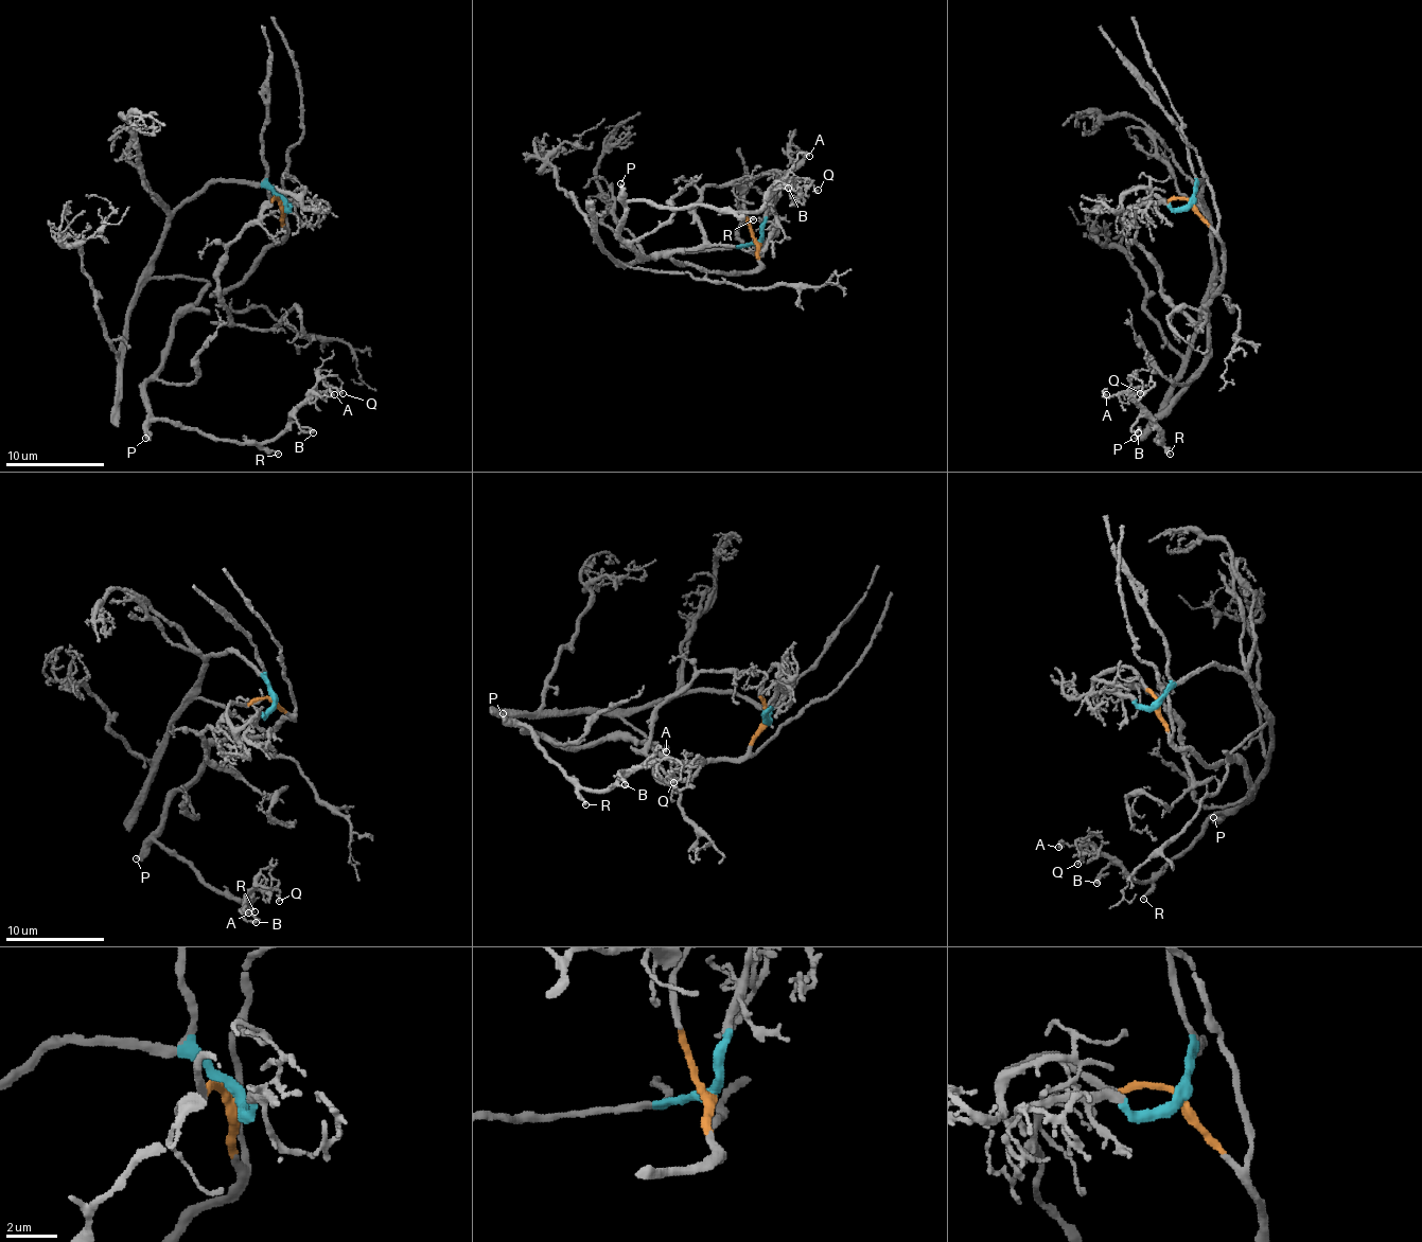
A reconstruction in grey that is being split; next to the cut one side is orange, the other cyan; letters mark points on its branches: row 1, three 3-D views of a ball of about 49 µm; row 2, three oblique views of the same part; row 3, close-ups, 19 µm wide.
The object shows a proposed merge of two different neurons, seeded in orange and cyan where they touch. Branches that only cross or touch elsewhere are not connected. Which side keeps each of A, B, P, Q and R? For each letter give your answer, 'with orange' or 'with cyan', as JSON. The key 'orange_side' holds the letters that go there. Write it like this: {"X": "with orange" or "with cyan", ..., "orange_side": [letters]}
{"A": "with orange", "B": "with orange", "P": "with orange", "Q": "with orange", "R": "with orange", "orange_side": ["A", "B", "P", "Q", "R"]}

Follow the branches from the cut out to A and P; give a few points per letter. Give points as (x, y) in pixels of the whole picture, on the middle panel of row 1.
A: (756, 243), (754, 269), (712, 272), (641, 254), (620, 235), (620, 217), (633, 200), (756, 210), (808, 156)
P: (756, 243), (759, 265), (754, 269), (712, 272), (668, 258), (643, 258), (620, 235), (620, 183)

